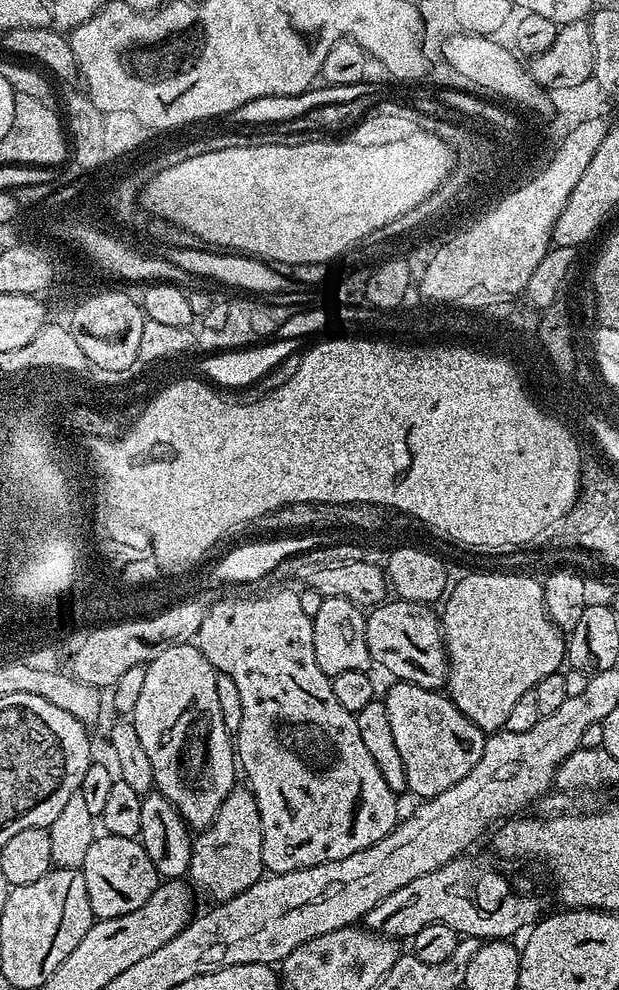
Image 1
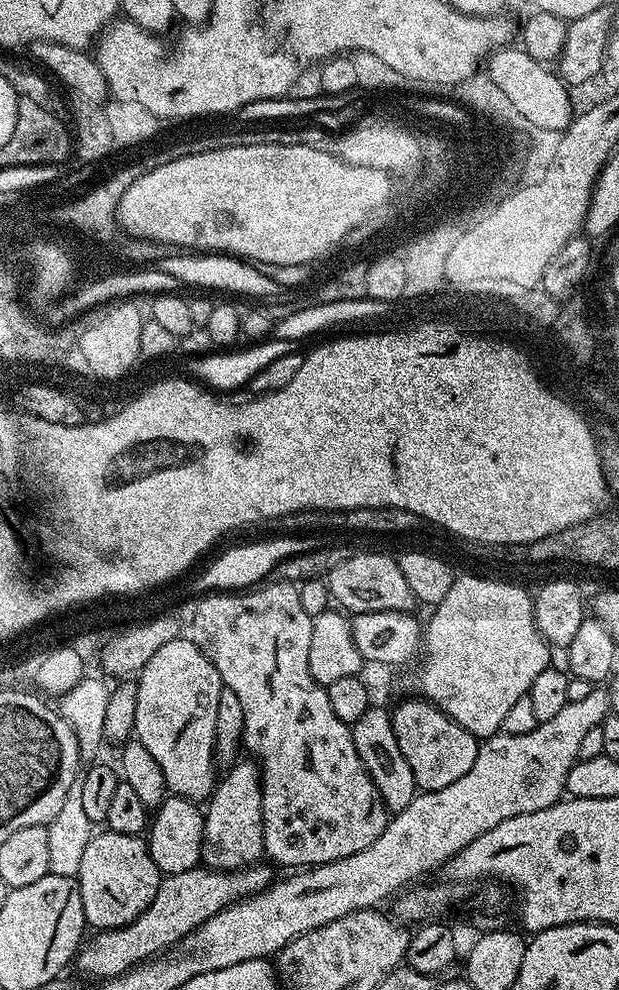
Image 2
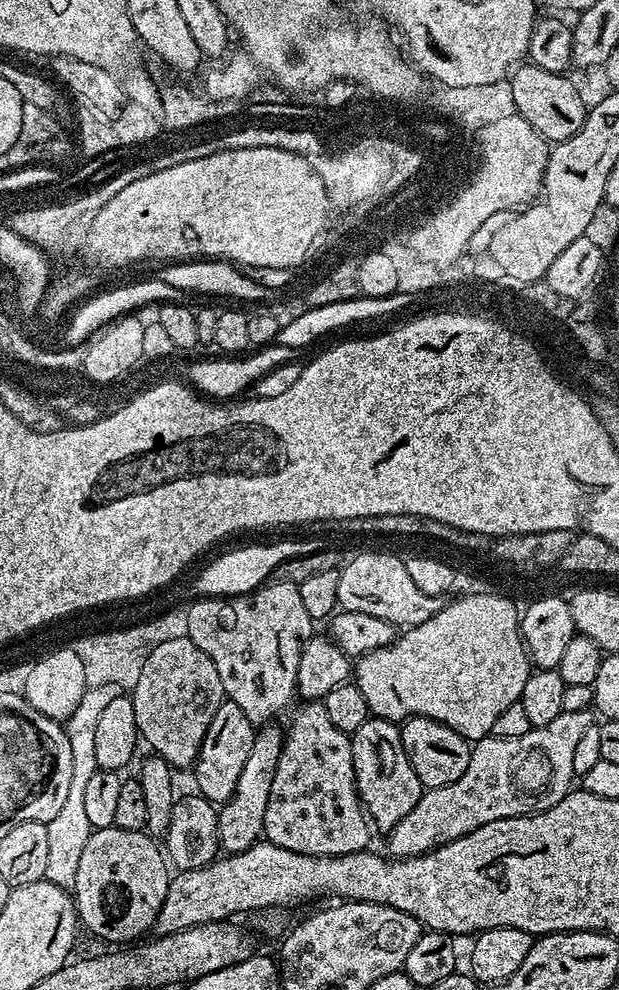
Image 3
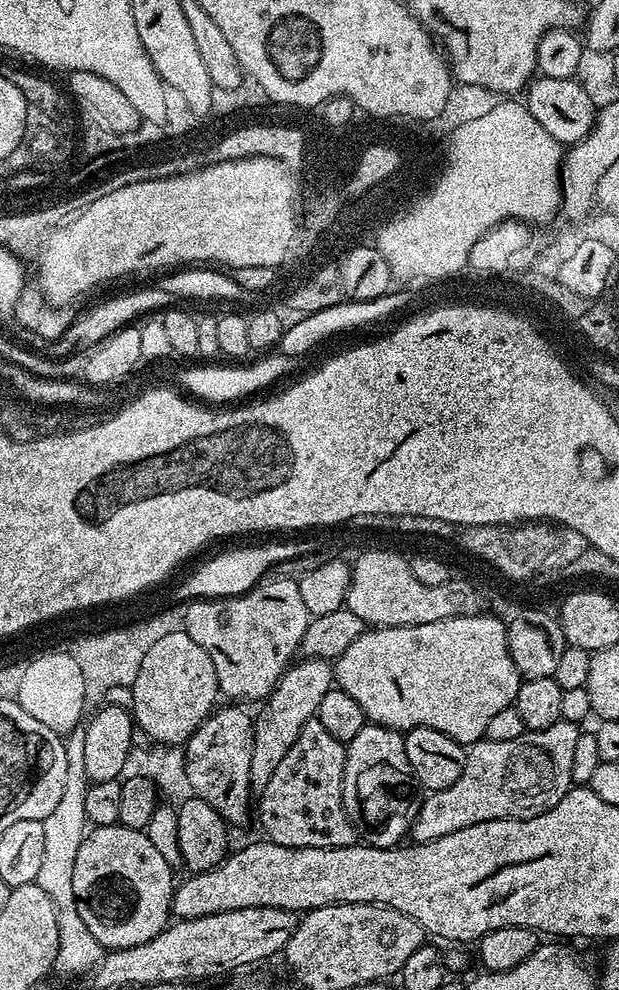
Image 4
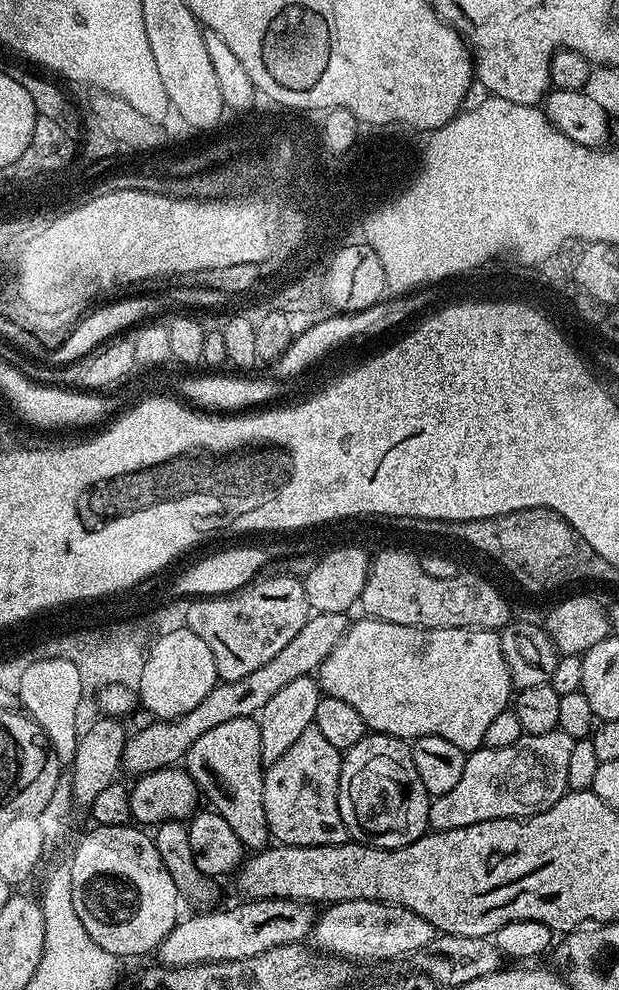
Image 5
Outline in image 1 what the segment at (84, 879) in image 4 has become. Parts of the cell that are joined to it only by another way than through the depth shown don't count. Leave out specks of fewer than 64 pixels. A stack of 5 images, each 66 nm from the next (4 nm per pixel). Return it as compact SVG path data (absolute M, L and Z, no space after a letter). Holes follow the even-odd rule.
M107 834L97 835L90 850L86 850L83 869L86 878L86 894L90 898L90 910L96 920L118 918L138 910L150 894L162 883L162 877L154 870L150 854L140 845L139 839L118 838Z

